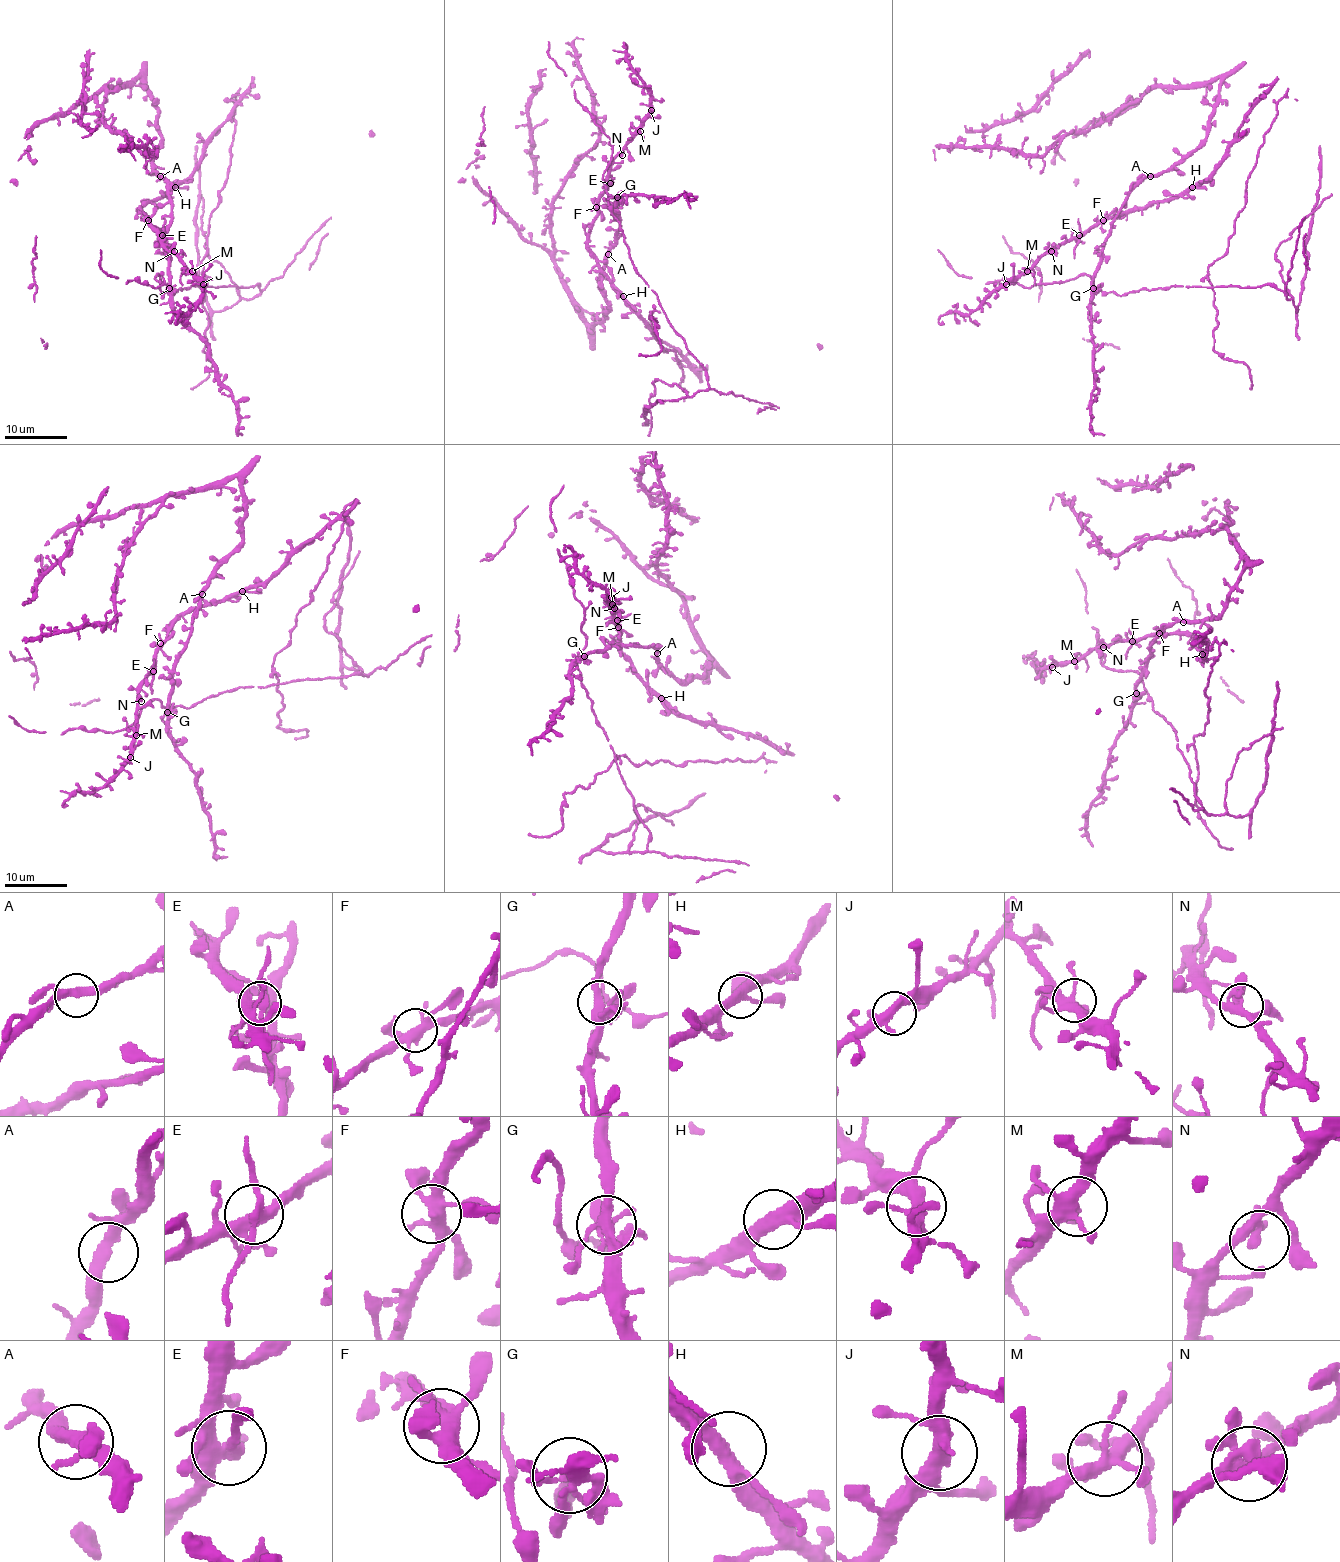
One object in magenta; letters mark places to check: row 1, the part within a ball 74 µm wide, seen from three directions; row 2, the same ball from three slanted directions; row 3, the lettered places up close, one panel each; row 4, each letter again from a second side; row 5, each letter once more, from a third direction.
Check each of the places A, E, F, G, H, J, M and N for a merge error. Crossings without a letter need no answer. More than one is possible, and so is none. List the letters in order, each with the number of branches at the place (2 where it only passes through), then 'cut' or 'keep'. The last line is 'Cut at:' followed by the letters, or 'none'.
A: 3 | keep
E: 5 | cut
F: 6 | keep
G: 6 | keep
H: 3 | keep
J: 3 | keep
M: 5 | keep
N: 3 | keep
Cut at: E

